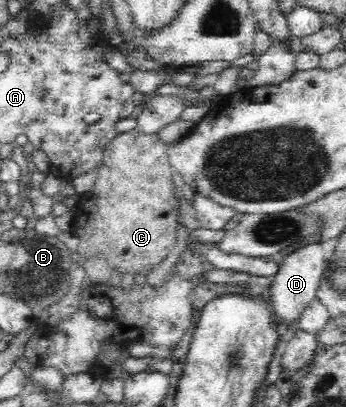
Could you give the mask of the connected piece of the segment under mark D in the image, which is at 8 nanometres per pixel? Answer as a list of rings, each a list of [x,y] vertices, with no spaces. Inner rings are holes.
[[[317,239],[314,243],[308,243],[288,253],[280,263],[279,271],[272,278],[270,301],[283,329],[298,322],[306,305],[317,297],[327,262],[326,249],[322,247],[321,240]]]

